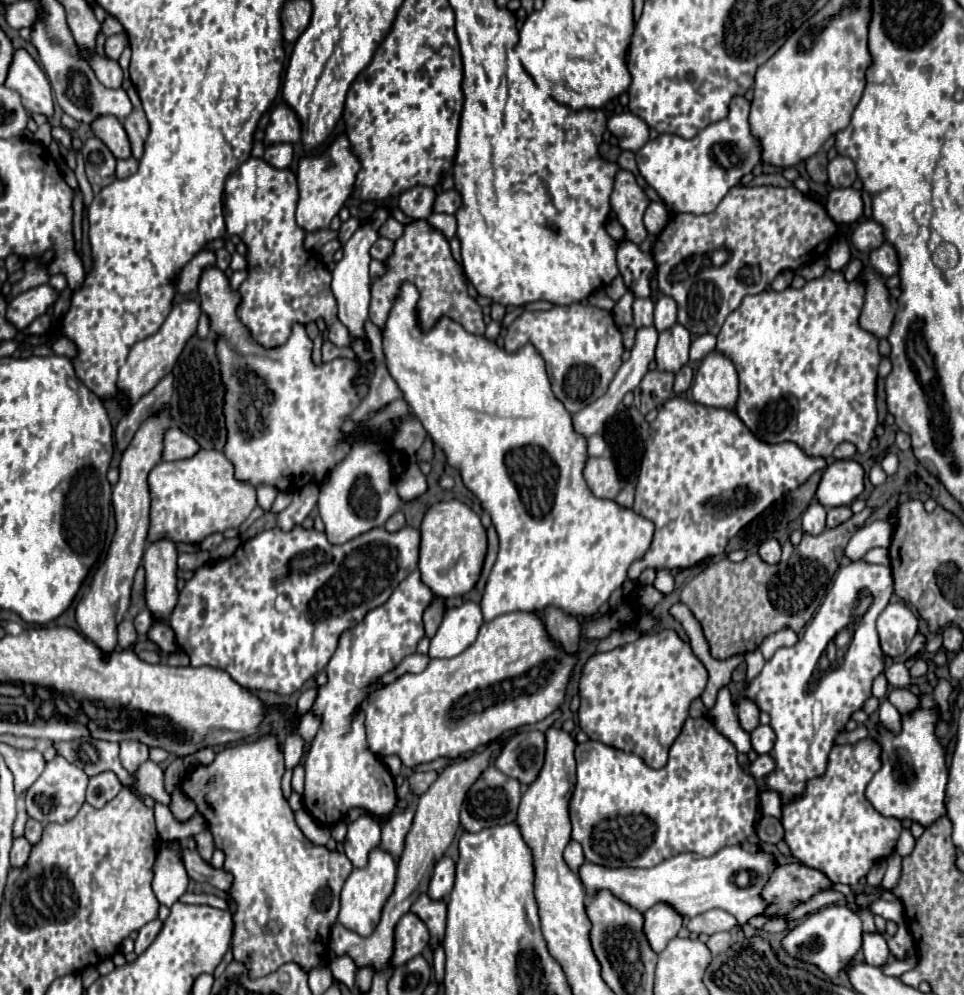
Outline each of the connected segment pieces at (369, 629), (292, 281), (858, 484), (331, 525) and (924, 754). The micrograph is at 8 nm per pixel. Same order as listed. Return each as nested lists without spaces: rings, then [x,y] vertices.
[[[412,571],[390,595],[390,599],[368,611],[368,615],[352,629],[344,631],[326,673],[328,683],[318,687],[312,713],[320,717],[320,729],[310,743],[304,769],[306,791],[304,807],[322,825],[340,821],[352,807],[362,807],[380,817],[396,807],[396,785],[386,765],[370,751],[366,741],[362,703],[372,691],[384,687],[378,679],[392,671],[404,657],[416,653],[418,641],[424,637],[422,615],[430,607],[434,595],[420,581],[420,571]]]
[[[250,157],[226,179],[226,231],[244,241],[248,261],[248,277],[238,287],[238,319],[248,327],[252,339],[266,349],[284,345],[296,323],[308,325],[318,319],[324,319],[328,339],[336,347],[348,347],[350,335],[338,319],[336,299],[330,289],[332,275],[320,259],[318,263],[310,263],[310,253],[304,247],[306,231],[294,219],[296,203],[296,175],[290,169],[276,169],[264,159]]]
[[[854,459],[834,461],[824,469],[816,499],[824,507],[850,505],[864,491],[864,469]]]
[[[374,437],[352,443],[348,455],[322,479],[318,509],[332,545],[342,545],[374,527],[384,527],[388,517],[400,507],[396,477],[392,473],[388,449]]]
[[[922,693],[918,707],[900,719],[902,729],[898,733],[892,733],[884,725],[876,727],[882,767],[868,783],[866,799],[880,815],[930,827],[948,813],[946,811],[948,767],[946,767],[946,749],[936,735],[938,719],[940,719],[938,703],[932,699],[932,695]]]

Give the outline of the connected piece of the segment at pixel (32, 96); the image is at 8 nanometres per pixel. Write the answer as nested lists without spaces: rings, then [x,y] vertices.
[[[24,49],[14,51],[12,67],[8,71],[8,79],[4,85],[20,93],[26,111],[40,113],[48,119],[54,117],[54,99],[50,81],[42,71],[42,67]]]

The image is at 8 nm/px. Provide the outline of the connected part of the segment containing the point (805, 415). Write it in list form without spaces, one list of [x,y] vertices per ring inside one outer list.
[[[830,269],[820,277],[820,279],[812,279],[808,281],[802,289],[794,289],[788,287],[780,293],[776,291],[764,291],[760,295],[748,295],[740,307],[736,311],[732,311],[724,323],[724,327],[718,333],[718,343],[716,349],[720,353],[724,353],[726,357],[730,357],[730,361],[736,365],[738,369],[738,377],[740,377],[740,395],[736,401],[736,415],[744,421],[744,425],[764,443],[784,443],[784,441],[792,441],[796,443],[808,457],[824,457],[828,459],[834,451],[834,447],[838,447],[840,443],[848,441],[852,445],[856,445],[858,453],[866,453],[870,447],[870,441],[874,439],[874,429],[878,423],[876,417],[876,375],[878,375],[878,363],[880,363],[880,351],[878,351],[878,337],[864,331],[858,325],[858,317],[864,305],[864,287],[860,287],[860,283],[852,281],[846,283],[842,271],[832,273]]]

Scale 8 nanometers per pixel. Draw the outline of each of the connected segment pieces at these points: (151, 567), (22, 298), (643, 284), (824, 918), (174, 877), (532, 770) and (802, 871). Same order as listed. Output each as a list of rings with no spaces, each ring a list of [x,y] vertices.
[[[162,537],[154,543],[148,543],[144,551],[144,569],[146,569],[146,605],[156,619],[168,619],[170,611],[176,605],[176,543]]]
[[[44,283],[44,285],[38,285],[38,287],[18,295],[18,297],[14,297],[8,303],[6,317],[14,327],[24,329],[36,317],[44,315],[56,301],[58,301],[58,291],[52,285]]]
[[[614,213],[608,217],[606,231],[618,243],[616,259],[618,259],[618,269],[620,269],[620,275],[624,277],[626,287],[636,297],[652,297],[652,293],[654,293],[652,277],[654,277],[654,269],[656,269],[652,253],[640,251],[640,247],[626,237],[624,227],[618,223]]]
[[[842,903],[832,905],[832,907],[818,911],[816,915],[808,917],[804,923],[798,923],[788,933],[788,937],[784,937],[782,945],[790,955],[794,955],[802,961],[814,963],[826,975],[834,977],[844,969],[844,965],[848,965],[848,961],[862,947],[862,919],[848,905],[842,905]]]
[[[162,847],[156,857],[154,881],[152,881],[156,899],[160,901],[160,905],[172,907],[186,893],[186,887],[188,887],[188,875],[184,871],[184,865],[180,863],[180,859],[176,859],[176,855],[172,855],[172,851]]]
[[[522,731],[502,747],[494,765],[508,777],[530,785],[544,763],[544,733]]]
[[[796,863],[778,865],[772,875],[772,883],[764,887],[764,899],[774,897],[774,905],[768,907],[766,915],[786,915],[798,903],[808,901],[826,887],[830,887],[830,879],[816,869]]]

